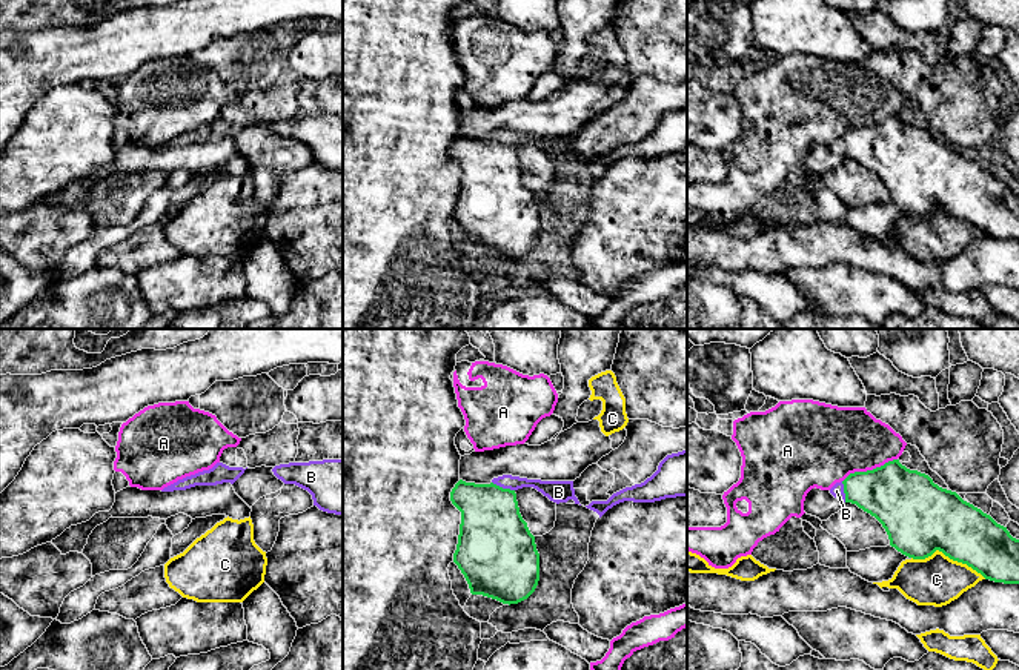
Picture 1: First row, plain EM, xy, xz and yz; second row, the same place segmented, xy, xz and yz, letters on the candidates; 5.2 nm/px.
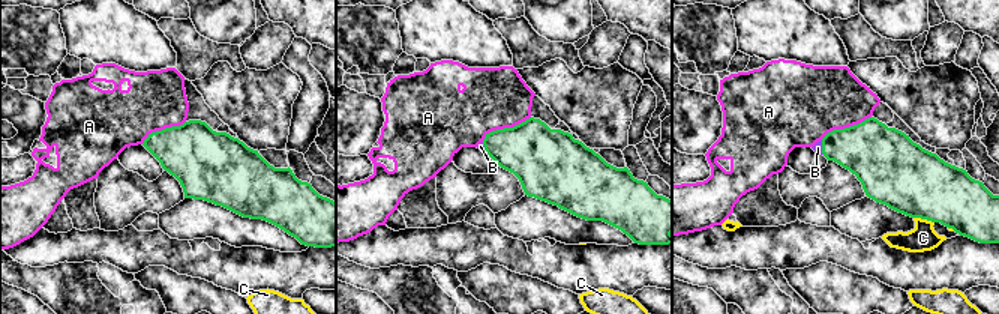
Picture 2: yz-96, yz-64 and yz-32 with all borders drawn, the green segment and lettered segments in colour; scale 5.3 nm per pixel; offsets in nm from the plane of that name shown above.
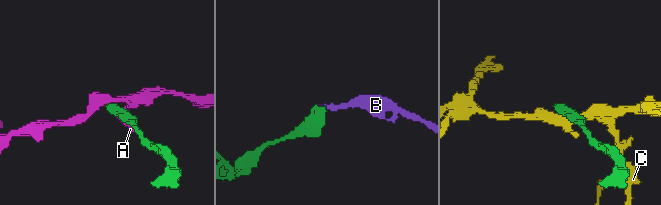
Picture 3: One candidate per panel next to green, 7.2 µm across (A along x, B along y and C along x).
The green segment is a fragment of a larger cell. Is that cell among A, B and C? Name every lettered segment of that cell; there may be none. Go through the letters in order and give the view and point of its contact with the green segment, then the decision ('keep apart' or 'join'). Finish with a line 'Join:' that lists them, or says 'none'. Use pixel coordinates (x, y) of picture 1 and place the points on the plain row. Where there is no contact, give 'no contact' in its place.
A: yz (869, 126) | keep apart
B: xz (501, 143) | join
C: yz (949, 212) | keep apart
Join: B

